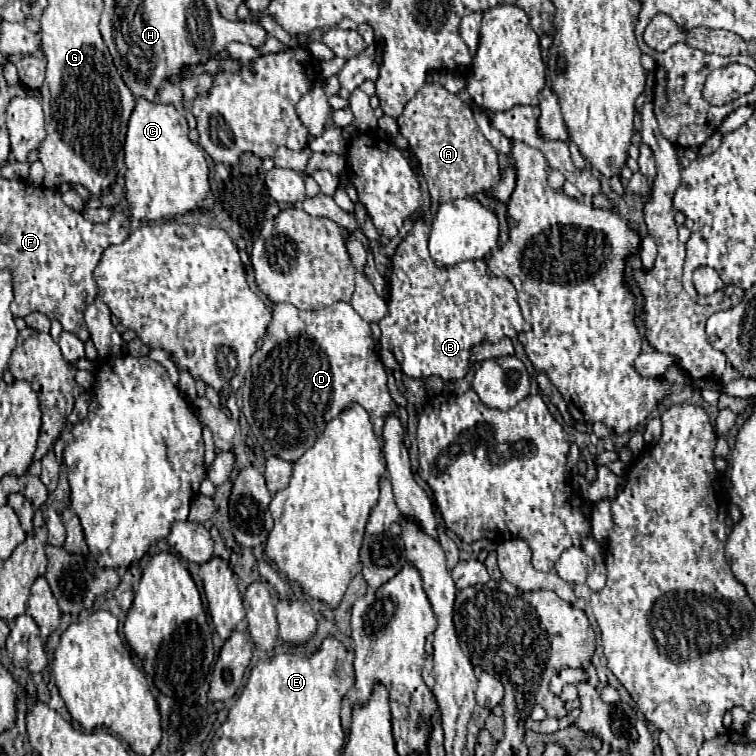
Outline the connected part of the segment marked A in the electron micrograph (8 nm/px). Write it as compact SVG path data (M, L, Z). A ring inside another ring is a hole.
M425 84L421 92L407 102L397 124L399 132L407 138L411 152L419 160L431 200L443 204L489 192L499 184L501 170L495 148L481 134L471 108L441 84Z

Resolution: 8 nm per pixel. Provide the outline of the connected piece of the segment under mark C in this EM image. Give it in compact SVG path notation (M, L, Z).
M137 100L125 138L125 198L131 216L139 222L175 218L195 210L209 212L215 198L209 184L209 166L203 150L187 138L187 120L171 106Z

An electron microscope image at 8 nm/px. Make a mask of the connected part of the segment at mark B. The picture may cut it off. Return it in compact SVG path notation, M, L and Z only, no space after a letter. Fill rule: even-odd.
M417 220L391 258L387 300L389 314L379 320L381 344L383 348L393 352L405 376L425 378L431 374L439 374L443 380L455 380L463 378L469 372L473 346L483 342L497 344L503 336L517 338L517 334L527 332L531 326L521 316L515 286L507 278L493 276L485 260L463 260L455 266L439 268L427 250L429 232L431 226L425 220Z

